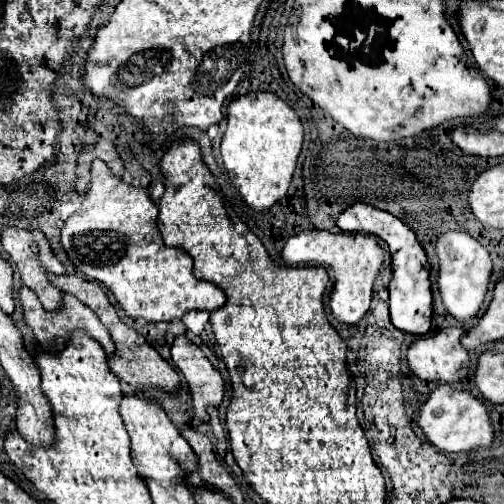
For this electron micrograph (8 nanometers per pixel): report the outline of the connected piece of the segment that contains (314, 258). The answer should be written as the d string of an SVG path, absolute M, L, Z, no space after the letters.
M307 230L301 234L295 234L287 240L281 258L289 266L305 266L305 264L319 264L325 268L331 268L335 284L333 292L329 294L331 312L339 322L345 324L357 324L365 318L371 306L373 298L373 286L377 276L383 268L385 252L379 246L379 242L363 232L327 232L327 230Z

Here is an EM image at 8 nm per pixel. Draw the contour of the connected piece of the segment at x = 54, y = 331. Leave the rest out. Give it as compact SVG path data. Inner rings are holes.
M21 286L17 290L19 294L19 302L21 302L21 308L23 308L23 316L25 316L25 322L27 326L31 326L31 330L35 332L35 338L37 342L41 344L41 348L47 348L47 350L53 350L57 352L65 342L67 342L67 332L73 330L73 328L83 328L87 330L91 336L95 336L95 340L99 340L99 344L103 346L103 350L107 354L111 354L115 348L107 328L103 328L101 320L95 316L95 312L91 308L87 308L79 298L71 296L71 294L63 294L63 300L61 300L61 306L57 310L45 310L41 304L39 304L39 298L35 296L35 292L31 292L27 286Z

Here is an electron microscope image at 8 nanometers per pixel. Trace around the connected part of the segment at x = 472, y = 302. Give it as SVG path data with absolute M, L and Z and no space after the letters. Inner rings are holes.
M445 232L437 238L439 256L439 292L449 314L459 322L471 322L477 318L493 274L493 260L489 252L465 232Z

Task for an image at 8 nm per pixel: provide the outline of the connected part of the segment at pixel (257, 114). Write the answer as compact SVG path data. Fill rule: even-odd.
M247 92L229 104L221 156L233 184L251 208L267 210L285 196L297 168L303 136L303 124L297 112L273 92Z

